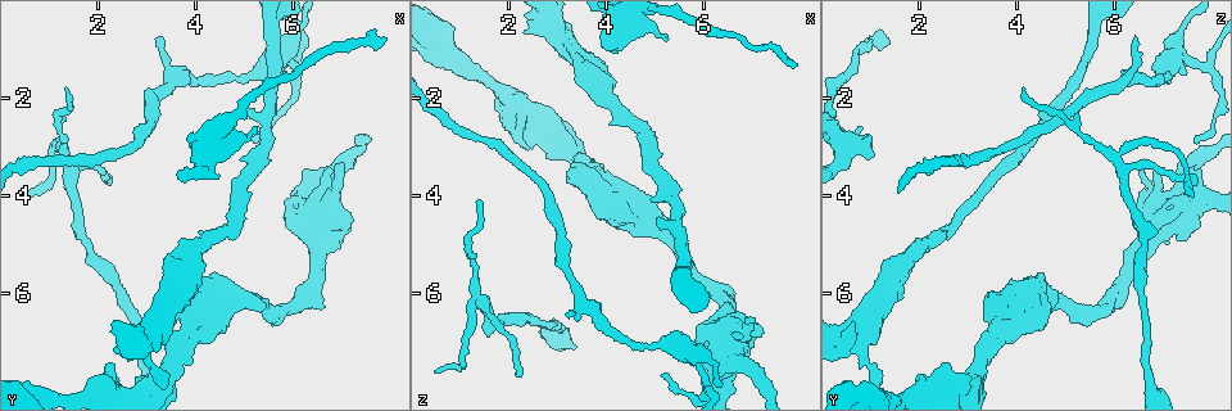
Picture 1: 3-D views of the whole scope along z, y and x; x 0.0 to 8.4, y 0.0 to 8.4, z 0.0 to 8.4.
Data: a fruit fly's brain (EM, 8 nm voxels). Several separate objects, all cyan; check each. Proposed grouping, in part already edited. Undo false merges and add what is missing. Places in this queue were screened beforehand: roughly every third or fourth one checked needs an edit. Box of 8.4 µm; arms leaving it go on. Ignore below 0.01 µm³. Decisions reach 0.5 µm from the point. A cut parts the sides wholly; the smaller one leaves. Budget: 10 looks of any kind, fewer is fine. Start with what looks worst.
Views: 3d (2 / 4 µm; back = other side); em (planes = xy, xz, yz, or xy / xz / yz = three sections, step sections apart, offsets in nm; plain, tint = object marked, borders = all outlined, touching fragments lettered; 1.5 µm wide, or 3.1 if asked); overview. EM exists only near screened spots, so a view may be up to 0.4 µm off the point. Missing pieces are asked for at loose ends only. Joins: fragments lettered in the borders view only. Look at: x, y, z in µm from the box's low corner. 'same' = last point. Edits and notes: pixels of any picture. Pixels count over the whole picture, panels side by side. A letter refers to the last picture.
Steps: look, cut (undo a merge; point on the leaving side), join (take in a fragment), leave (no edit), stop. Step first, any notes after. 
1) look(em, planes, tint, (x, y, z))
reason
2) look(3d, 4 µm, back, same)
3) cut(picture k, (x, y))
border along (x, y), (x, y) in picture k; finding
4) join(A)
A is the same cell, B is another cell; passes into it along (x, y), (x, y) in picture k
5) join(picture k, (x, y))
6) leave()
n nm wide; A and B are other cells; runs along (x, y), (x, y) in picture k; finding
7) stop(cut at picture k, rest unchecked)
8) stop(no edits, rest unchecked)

look(em, xy, step 8, borders, (3.40, 7.95, 1.15))
branch stops here

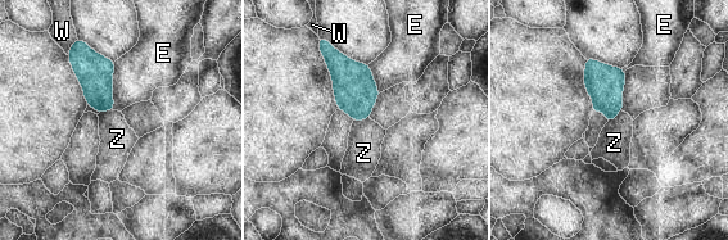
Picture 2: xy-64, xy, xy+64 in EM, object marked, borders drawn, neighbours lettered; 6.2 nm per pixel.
leave()
E, W and Z are other cells; border along (369, 117), (353, 121) in picture 2; no lettered fragment goes on from it

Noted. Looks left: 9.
look(3d, 4 µm, (1.35, 1.75, 4.10))

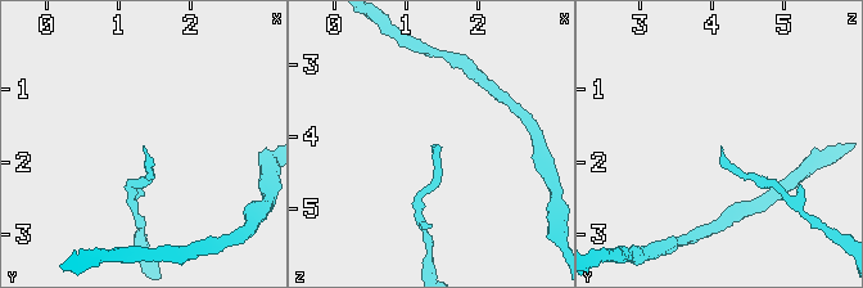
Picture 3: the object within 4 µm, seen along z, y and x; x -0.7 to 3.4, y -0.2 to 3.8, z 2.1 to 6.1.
look(em, planes, borders, (1.35, 1.80, 4.15))

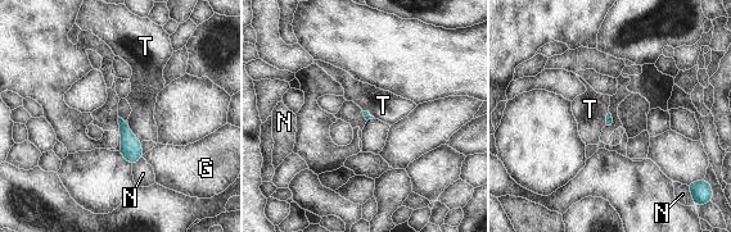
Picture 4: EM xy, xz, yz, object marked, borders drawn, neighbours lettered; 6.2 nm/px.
leave()
T touches over 150 nm; G, N and T are other cells; no lettered fragment goes on from it

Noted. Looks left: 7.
look(3d, 2 µm, (1.30, 3.25, 6.05))
four-way junction

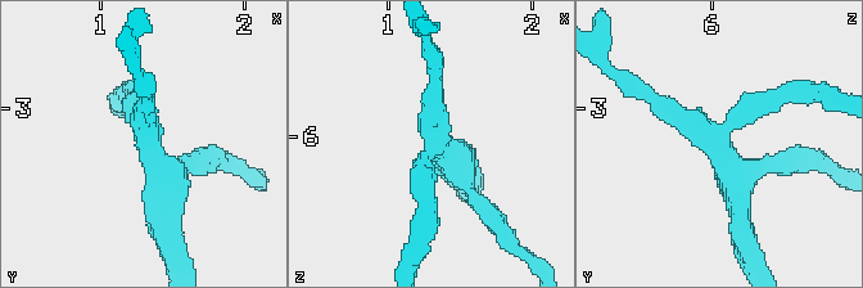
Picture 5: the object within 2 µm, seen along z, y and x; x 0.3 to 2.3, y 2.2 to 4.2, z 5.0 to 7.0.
look(em, planes, borders, (1.30, 3.26, 6.08))
4 arms; shape alone is not enough

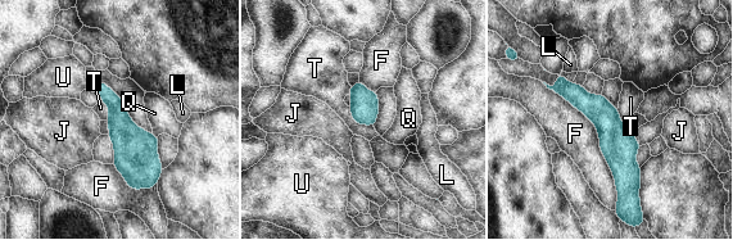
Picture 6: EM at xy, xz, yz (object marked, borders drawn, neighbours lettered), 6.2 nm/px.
leave()
180 nm wide; F touches over 900 nm; F, J, L, Q, T and U are other cells; all the same cell

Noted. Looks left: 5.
look(3d, 4 µm, (5.20, 2.80, 7.70))
tapers out

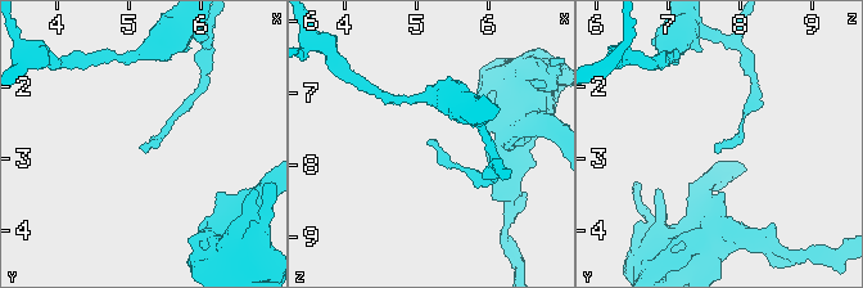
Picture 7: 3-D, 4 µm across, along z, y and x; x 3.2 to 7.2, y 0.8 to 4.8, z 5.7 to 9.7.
look(em, xy, step 8, tint, (5.15, 2.80, 7.70))
need the tissue

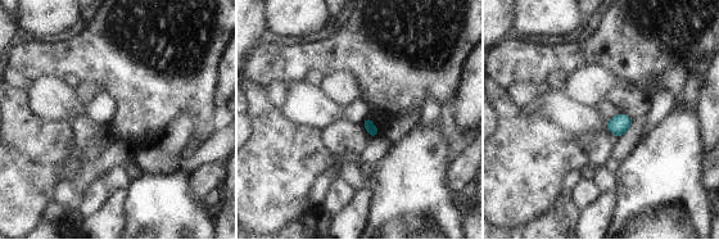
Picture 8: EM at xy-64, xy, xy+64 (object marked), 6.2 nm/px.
look(em, planes, borders, same)
cut it another way

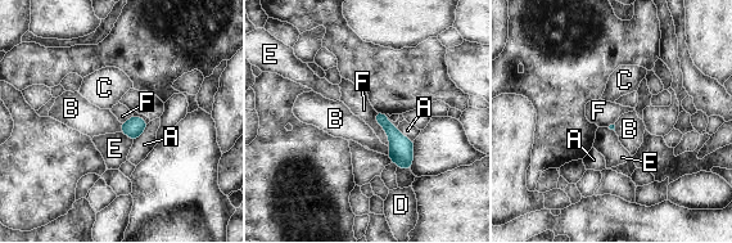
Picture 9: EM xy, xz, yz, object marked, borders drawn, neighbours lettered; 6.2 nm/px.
leave()
A, B, C, D, E and F are other cells; border along (375, 112), (389, 145) in picture 9; no lettered fragment goes on from it

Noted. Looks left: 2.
stop(no edits, rest unchecked)

